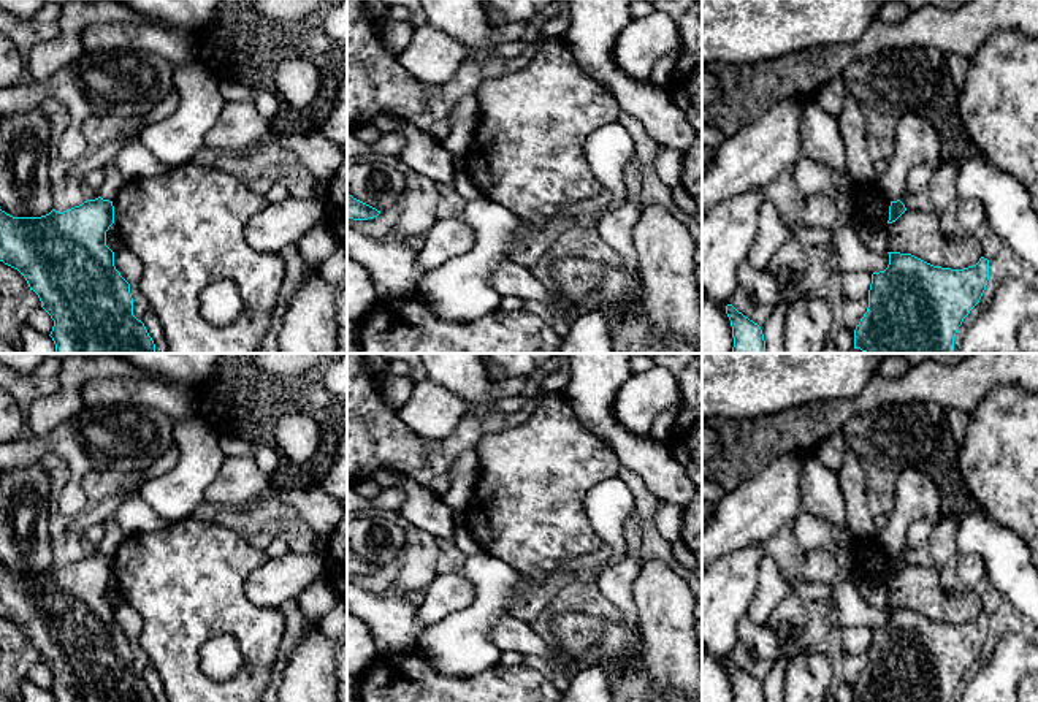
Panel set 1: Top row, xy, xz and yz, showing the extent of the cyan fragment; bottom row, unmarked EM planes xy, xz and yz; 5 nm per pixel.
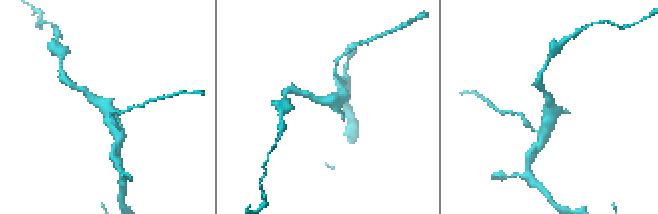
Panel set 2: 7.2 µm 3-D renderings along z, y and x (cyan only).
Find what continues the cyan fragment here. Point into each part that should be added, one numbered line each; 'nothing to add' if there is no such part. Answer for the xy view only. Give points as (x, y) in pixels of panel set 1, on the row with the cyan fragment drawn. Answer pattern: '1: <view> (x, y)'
nothing to add

